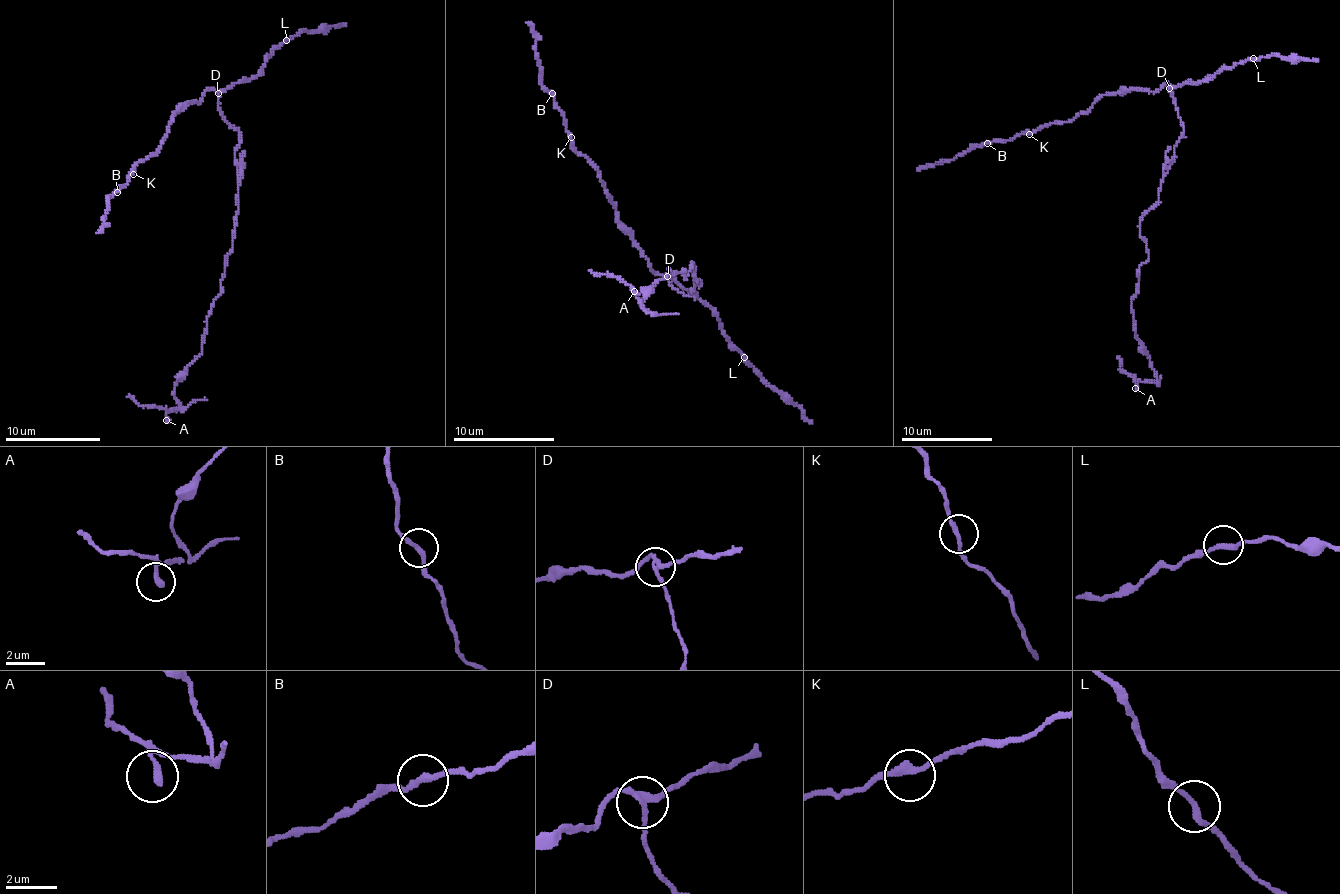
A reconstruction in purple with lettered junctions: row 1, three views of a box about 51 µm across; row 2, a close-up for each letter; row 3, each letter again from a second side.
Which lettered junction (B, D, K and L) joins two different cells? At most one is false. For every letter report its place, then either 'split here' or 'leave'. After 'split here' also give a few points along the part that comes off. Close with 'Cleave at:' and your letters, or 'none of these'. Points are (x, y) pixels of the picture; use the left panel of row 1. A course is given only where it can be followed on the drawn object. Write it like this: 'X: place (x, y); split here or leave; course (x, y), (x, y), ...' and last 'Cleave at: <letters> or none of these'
B: place (117, 192); leave
D: place (218, 93); split here; course (218, 92), (220, 115), (239, 137), (238, 209), (202, 354), (174, 387), (174, 410), (127, 397)
K: place (133, 174); leave
L: place (286, 40); leave
Cleave at: D

